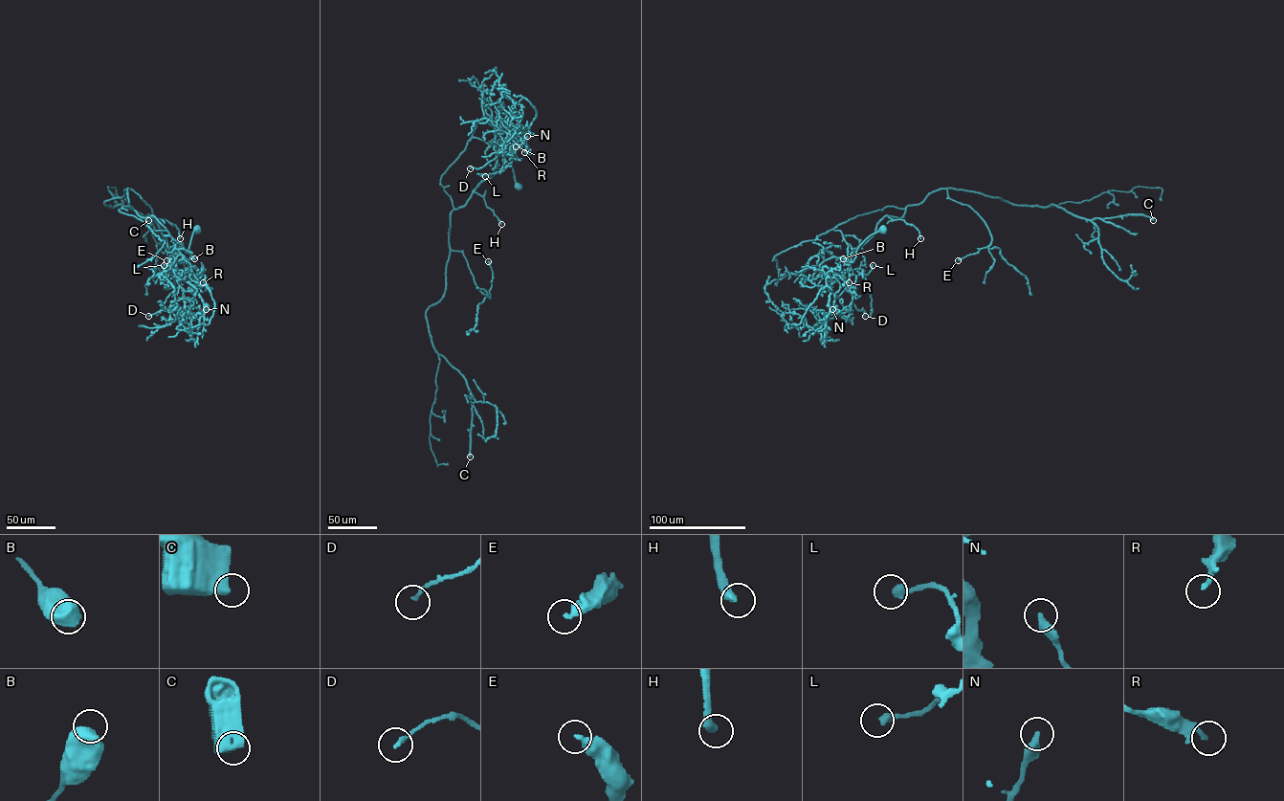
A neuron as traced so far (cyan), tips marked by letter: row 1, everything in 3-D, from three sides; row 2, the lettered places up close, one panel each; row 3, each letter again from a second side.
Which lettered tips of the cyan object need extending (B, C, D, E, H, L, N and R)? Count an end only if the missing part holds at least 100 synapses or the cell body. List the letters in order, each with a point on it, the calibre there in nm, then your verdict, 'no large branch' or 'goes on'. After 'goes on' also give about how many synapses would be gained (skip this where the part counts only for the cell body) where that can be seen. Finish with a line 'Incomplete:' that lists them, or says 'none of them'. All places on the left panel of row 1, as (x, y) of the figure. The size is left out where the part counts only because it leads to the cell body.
B: at (194, 258); 700 nm thick; no large branch
C: at (148, 220); 550 nm thick; no large branch
D: at (148, 316); 150 nm thick; no large branch
E: at (166, 260); 300 nm thick; no large branch
H: at (180, 238); 320 nm thick; goes on; about 100 synapses
L: at (164, 265); 320 nm thick; no large branch
N: at (206, 309); 360 nm thick; no large branch
R: at (203, 282); 200 nm thick; no large branch
Incomplete: H

